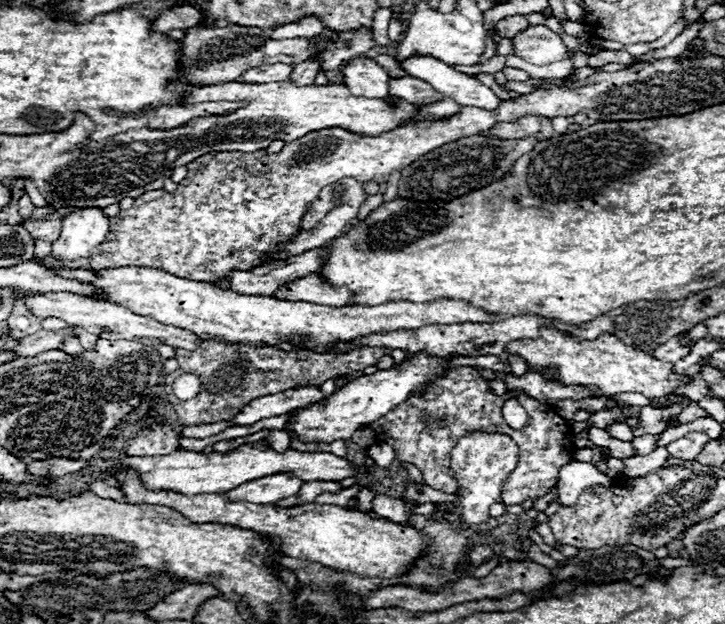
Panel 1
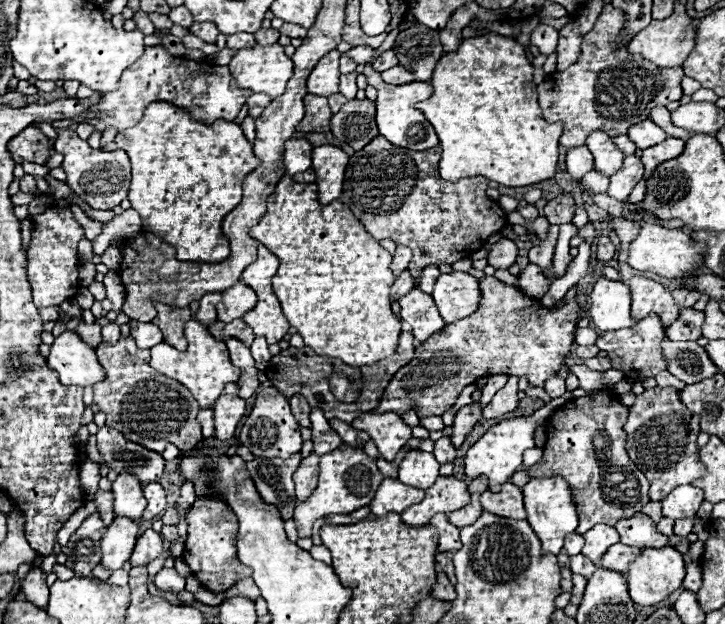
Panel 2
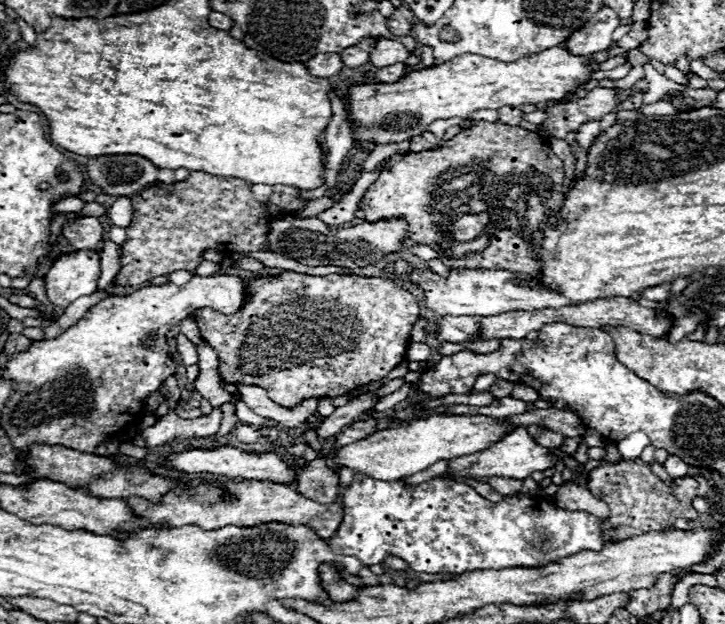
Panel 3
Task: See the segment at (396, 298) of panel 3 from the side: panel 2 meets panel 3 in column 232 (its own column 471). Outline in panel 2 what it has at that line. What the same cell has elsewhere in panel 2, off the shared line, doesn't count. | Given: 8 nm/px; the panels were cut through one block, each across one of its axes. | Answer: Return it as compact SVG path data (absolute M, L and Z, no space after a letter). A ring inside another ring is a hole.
M482 276L478 282L482 290L482 300L478 304L478 310L458 322L446 324L438 334L430 336L424 344L420 344L416 348L416 356L412 358L412 362L408 362L402 370L398 370L398 374L390 380L376 412L402 414L402 412L414 410L420 418L442 416L454 406L462 388L468 384L474 384L480 376L482 378L494 376L494 374L526 376L530 386L542 388L544 382L562 368L566 356L572 352L572 346L574 346L574 332L576 332L576 322L580 316L580 304L576 300L570 300L570 302L558 302L556 306L544 308L540 300L524 296L520 288L504 284L496 280L494 276Z

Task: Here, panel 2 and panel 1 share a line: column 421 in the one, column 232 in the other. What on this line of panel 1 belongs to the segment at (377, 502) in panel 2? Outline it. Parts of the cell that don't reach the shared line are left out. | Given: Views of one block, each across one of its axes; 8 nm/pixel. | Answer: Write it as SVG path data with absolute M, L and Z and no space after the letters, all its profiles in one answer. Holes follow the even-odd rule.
M272 474L268 478L258 478L244 486L236 486L222 496L228 502L252 502L252 504L276 504L282 498L288 498L300 490L304 482L292 480L286 474Z

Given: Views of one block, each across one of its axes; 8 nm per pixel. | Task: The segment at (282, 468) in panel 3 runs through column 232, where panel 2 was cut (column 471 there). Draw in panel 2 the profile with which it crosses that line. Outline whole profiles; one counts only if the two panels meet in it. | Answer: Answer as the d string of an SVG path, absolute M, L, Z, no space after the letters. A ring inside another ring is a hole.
M566 392L562 398L552 400L550 404L542 406L540 410L536 410L532 416L502 420L500 424L492 426L492 428L468 450L468 454L466 454L466 458L464 458L464 462L466 462L464 472L466 472L466 476L478 478L478 476L484 474L484 476L488 476L488 480L490 480L490 490L492 490L492 492L498 492L500 486L502 486L504 482L508 482L508 480L512 478L512 474L522 466L522 454L524 454L524 450L534 448L534 432L536 432L536 428L542 426L542 424L548 420L548 416L554 412L554 408L558 408L558 404L566 404L570 398L572 398L572 394Z

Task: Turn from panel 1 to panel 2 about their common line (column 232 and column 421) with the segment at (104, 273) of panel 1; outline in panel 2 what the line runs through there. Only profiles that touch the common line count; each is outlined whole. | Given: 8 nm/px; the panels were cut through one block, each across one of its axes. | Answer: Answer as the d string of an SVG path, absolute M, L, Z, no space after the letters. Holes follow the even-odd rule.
M418 288L410 290L406 296L398 300L398 304L400 304L400 318L412 326L412 334L416 340L424 342L444 328L438 308L434 306L434 300L422 290Z

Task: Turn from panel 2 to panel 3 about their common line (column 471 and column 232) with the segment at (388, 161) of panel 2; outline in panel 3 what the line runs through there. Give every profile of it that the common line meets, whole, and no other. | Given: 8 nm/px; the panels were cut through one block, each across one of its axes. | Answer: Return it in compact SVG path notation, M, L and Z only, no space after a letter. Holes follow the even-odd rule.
M190 172L190 176L182 182L172 182L172 184L154 184L150 186L148 190L144 190L140 196L134 196L132 198L132 222L130 226L126 228L126 242L120 246L120 270L116 274L116 286L140 286L144 282L150 282L154 276L166 276L170 272L176 272L176 270L188 270L188 272L194 272L196 266L204 260L204 250L216 250L224 256L232 256L232 254L240 254L240 252L270 252L270 246L268 246L268 226L270 222L282 218L282 216L292 216L296 214L298 210L304 208L306 202L310 200L302 200L300 198L300 188L294 188L294 186L282 186L282 184L276 184L274 186L274 194L270 196L270 202L264 204L264 202L258 202L252 194L252 184L244 182L244 180L238 180L238 178L230 178L230 176L212 176L212 174L204 174L204 172Z

